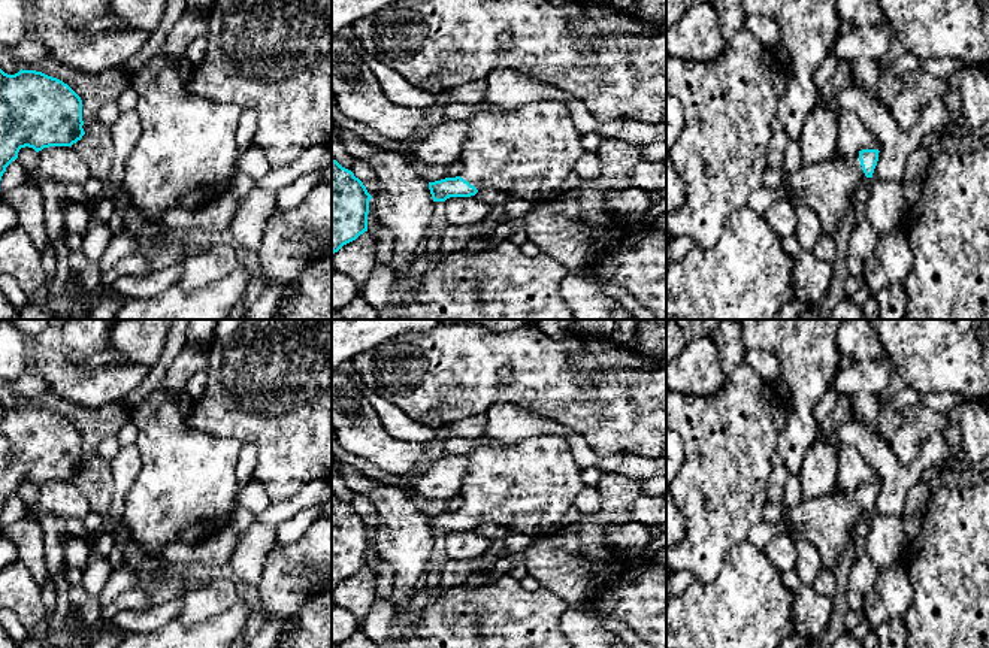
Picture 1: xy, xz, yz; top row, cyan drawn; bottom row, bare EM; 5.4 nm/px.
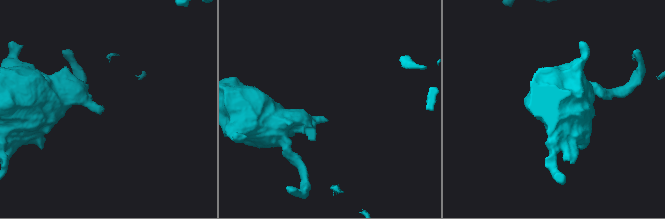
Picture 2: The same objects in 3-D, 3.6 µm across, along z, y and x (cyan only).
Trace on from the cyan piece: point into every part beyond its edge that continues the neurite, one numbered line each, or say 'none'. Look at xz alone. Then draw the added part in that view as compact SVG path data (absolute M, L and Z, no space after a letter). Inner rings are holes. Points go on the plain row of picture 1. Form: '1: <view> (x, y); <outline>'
1: xz (526, 487); M483 434L466 460L468 472L459 491L463 500L460 512L478 526L497 524L514 535L548 538L557 533L562 529L560 520L584 488L583 470L566 439L559 434L542 434L514 443Z

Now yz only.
1: yz (828, 521); M837 488L822 497L802 497L799 506L786 506L780 521L790 527L793 539L804 539L816 546L822 569L837 569L838 557L866 511L859 488L852 494Z

